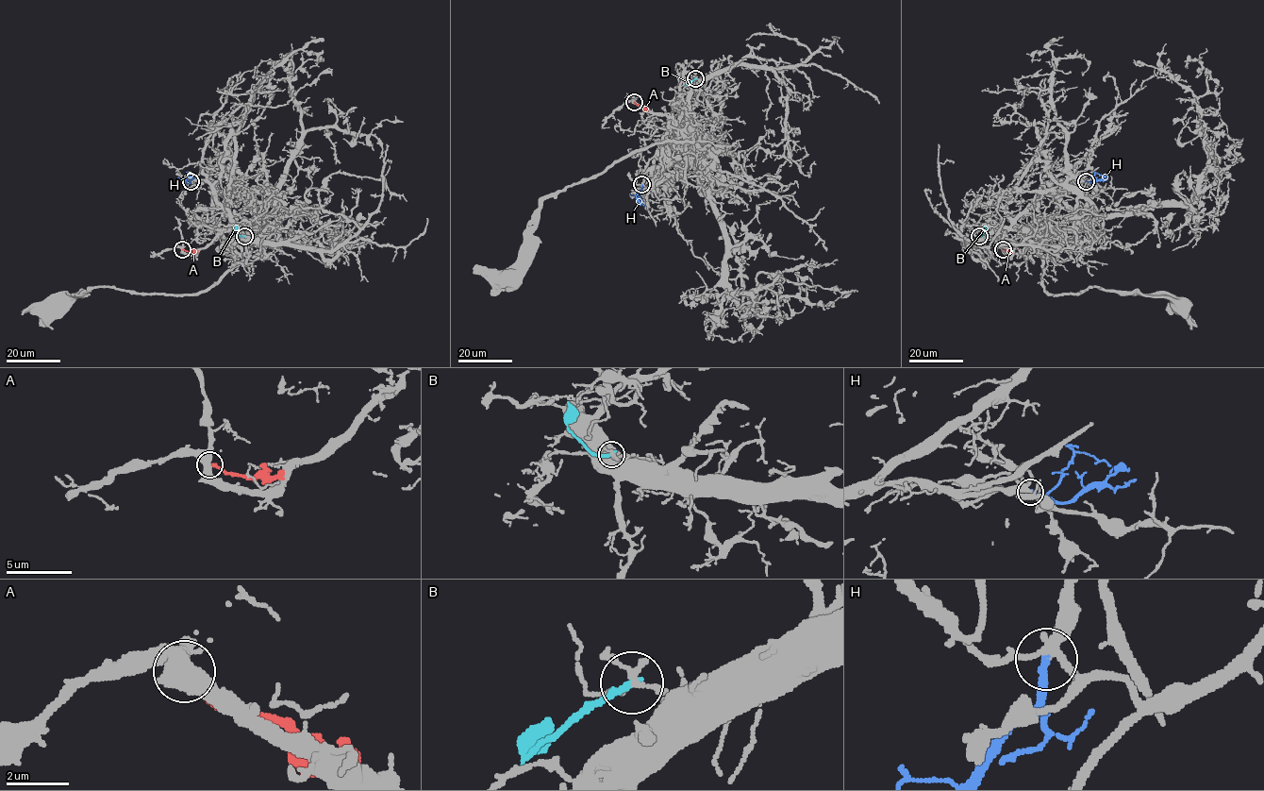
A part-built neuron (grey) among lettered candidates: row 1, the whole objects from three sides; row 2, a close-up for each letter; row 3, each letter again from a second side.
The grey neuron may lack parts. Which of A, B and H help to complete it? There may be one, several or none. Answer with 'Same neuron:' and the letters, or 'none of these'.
Same neuron: H

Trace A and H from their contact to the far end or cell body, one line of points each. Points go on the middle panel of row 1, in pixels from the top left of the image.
A: (634, 102), (649, 109)
H: (642, 184), (636, 198), (644, 206)

